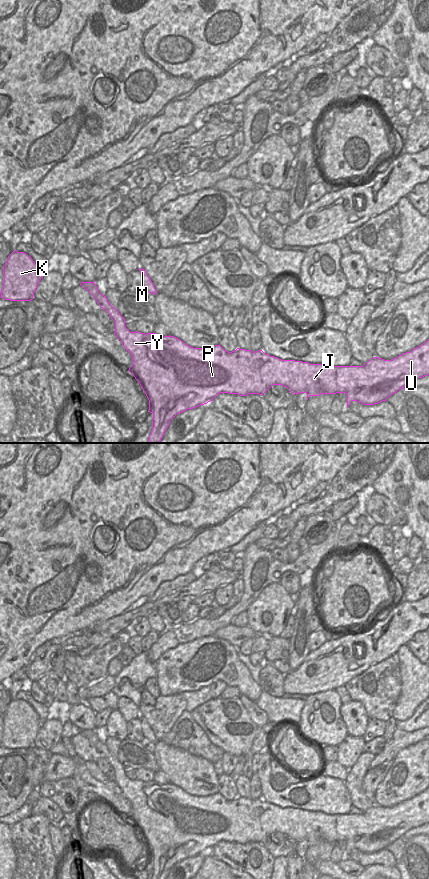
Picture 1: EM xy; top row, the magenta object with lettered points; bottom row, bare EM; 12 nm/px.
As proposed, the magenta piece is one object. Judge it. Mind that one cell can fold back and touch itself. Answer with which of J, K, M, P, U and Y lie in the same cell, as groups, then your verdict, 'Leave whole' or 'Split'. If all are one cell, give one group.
Groups: J K M P U Y. Leave whole

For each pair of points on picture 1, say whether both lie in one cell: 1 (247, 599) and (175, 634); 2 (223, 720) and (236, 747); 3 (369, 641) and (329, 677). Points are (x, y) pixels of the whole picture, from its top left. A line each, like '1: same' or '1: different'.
1: same
2: same
3: same

